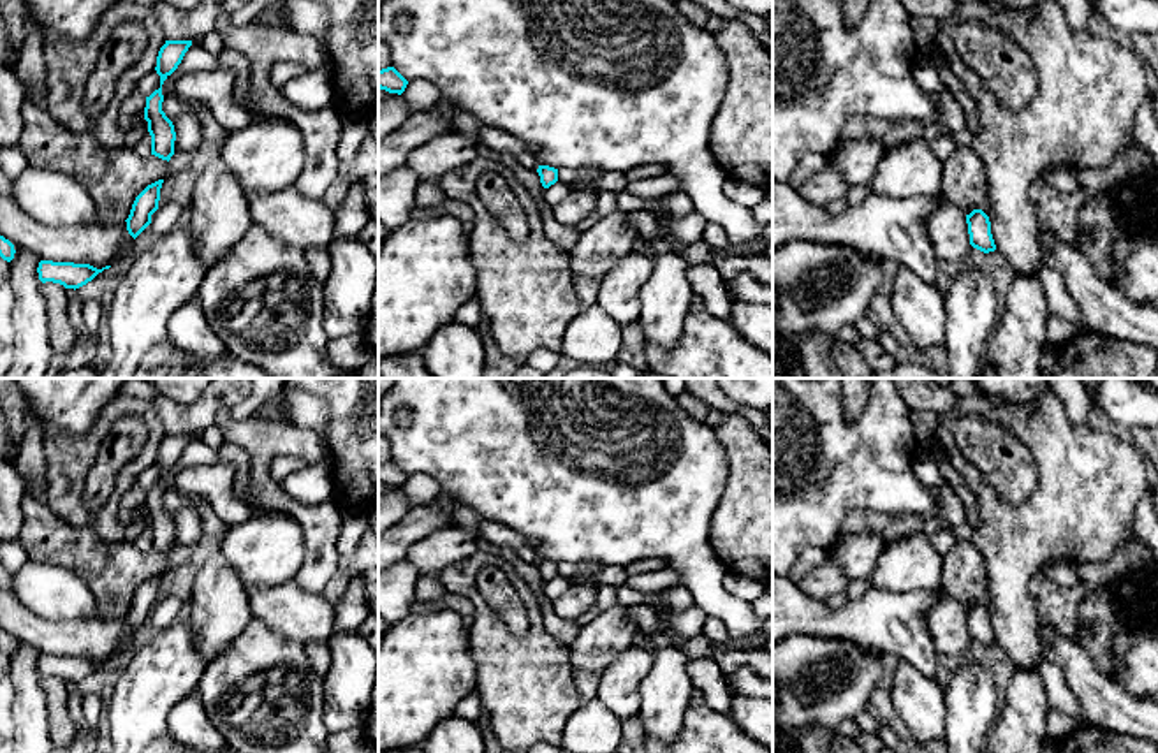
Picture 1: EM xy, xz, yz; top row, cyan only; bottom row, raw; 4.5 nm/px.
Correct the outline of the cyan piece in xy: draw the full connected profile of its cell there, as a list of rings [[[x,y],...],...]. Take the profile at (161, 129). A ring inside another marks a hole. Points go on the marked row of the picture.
[[[165,40],[157,56],[157,74],[160,76],[160,88],[146,97],[144,120],[151,135],[151,155],[171,160],[174,155],[176,132],[172,121],[162,111],[162,84],[178,69],[192,40]]]

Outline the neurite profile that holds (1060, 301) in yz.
[[[1042,264],[1037,271],[1037,276],[1044,287],[1049,311],[1068,320],[1077,329],[1077,333],[1086,333],[1088,329],[1084,325],[1082,313],[1066,290],[1061,273],[1047,264]]]

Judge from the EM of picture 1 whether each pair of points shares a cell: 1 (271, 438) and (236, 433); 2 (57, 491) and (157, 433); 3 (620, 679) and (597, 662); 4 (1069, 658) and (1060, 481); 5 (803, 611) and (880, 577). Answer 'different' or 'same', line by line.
1: same
2: same
3: different
4: different
5: different

